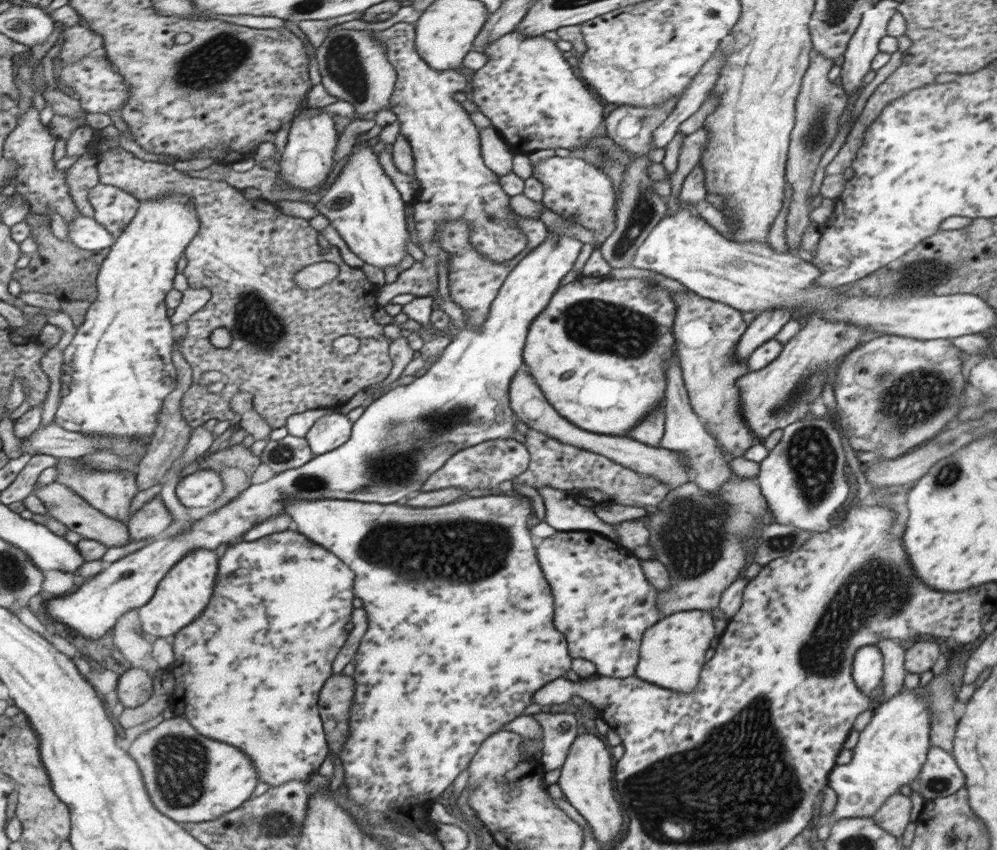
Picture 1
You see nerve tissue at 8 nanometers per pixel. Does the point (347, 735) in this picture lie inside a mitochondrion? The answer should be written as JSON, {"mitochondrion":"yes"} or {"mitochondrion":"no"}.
{"mitochondrion":"no"}

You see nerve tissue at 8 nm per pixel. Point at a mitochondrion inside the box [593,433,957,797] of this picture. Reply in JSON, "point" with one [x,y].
{"point":[880,589]}

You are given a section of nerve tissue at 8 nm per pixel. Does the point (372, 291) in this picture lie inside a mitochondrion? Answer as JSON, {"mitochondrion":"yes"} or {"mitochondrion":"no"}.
{"mitochondrion":"no"}

